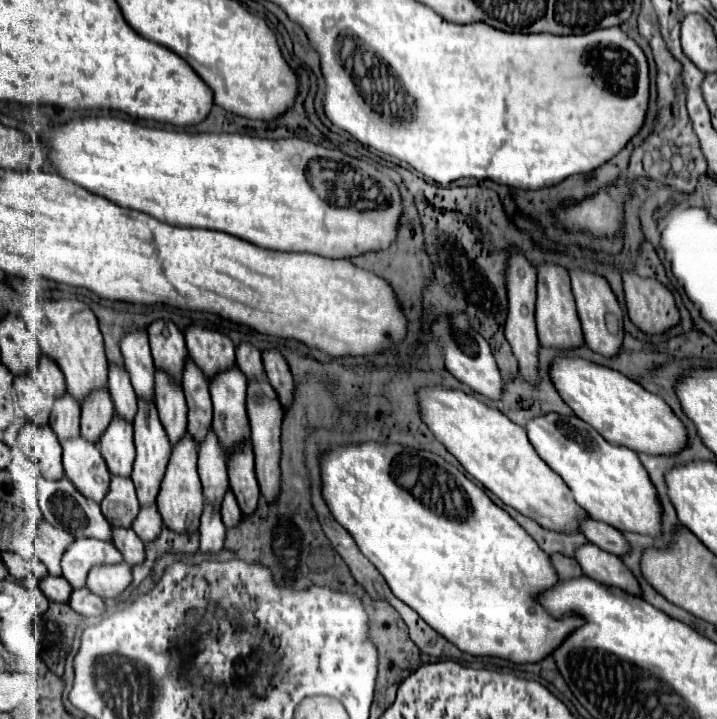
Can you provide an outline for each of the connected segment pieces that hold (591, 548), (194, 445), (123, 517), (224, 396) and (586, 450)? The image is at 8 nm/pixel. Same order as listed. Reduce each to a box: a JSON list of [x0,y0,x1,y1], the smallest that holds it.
[[576,544,640,596],[156,432,204,532],[100,476,140,528],[210,366,250,450],[524,412,660,536]]

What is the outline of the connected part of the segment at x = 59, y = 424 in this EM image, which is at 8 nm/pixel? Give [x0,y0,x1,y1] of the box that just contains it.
[50,392,80,440]

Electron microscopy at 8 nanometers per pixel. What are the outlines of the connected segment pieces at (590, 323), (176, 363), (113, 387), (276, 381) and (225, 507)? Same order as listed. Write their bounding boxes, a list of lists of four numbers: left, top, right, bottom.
[[570,270,624,356],[148,320,188,382],[108,364,136,422],[262,350,294,408],[222,490,242,528]]

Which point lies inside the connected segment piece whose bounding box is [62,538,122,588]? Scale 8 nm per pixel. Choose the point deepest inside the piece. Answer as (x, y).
(83, 553)

